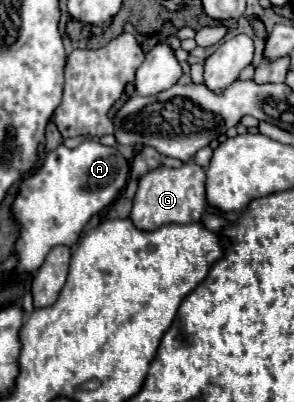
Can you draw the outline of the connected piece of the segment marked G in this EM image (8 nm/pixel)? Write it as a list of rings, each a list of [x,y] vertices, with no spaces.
[[[196,163],[182,167],[158,167],[140,179],[130,219],[138,229],[154,231],[168,223],[198,223],[206,211],[206,173]]]

